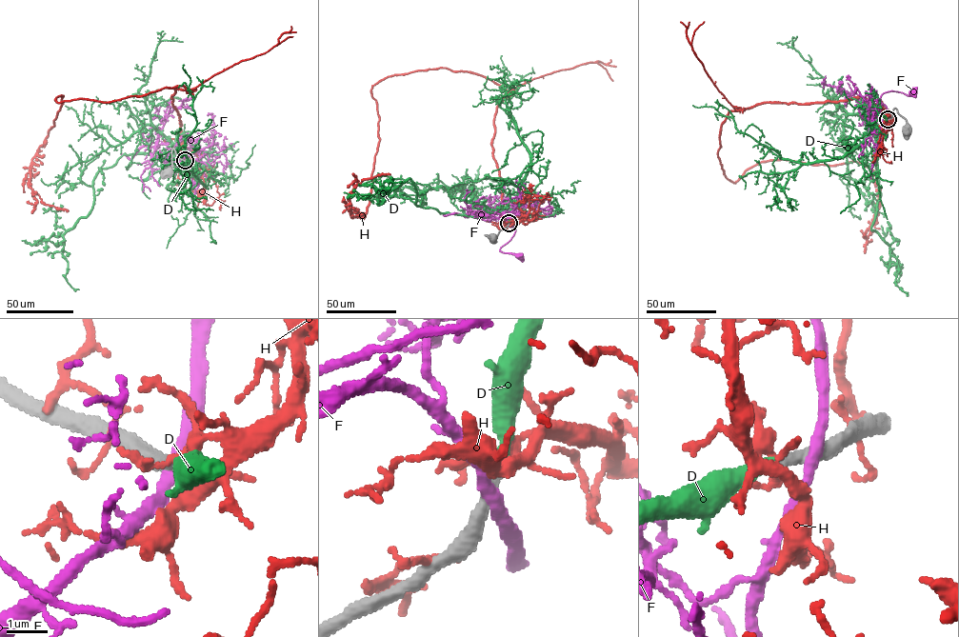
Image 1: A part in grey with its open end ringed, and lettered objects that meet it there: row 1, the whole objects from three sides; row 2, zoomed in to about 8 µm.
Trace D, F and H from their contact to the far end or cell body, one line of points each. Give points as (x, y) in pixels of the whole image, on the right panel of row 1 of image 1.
D: (888, 119), (877, 127), (876, 124), (880, 198), (871, 228), (895, 258), (899, 271), (895, 282), (908, 292)
F: (889, 119), (881, 95), (890, 91), (908, 95), (914, 92)
H: (888, 119), (860, 97), (764, 102), (721, 127), (733, 183), (768, 161), (871, 169), (865, 234)

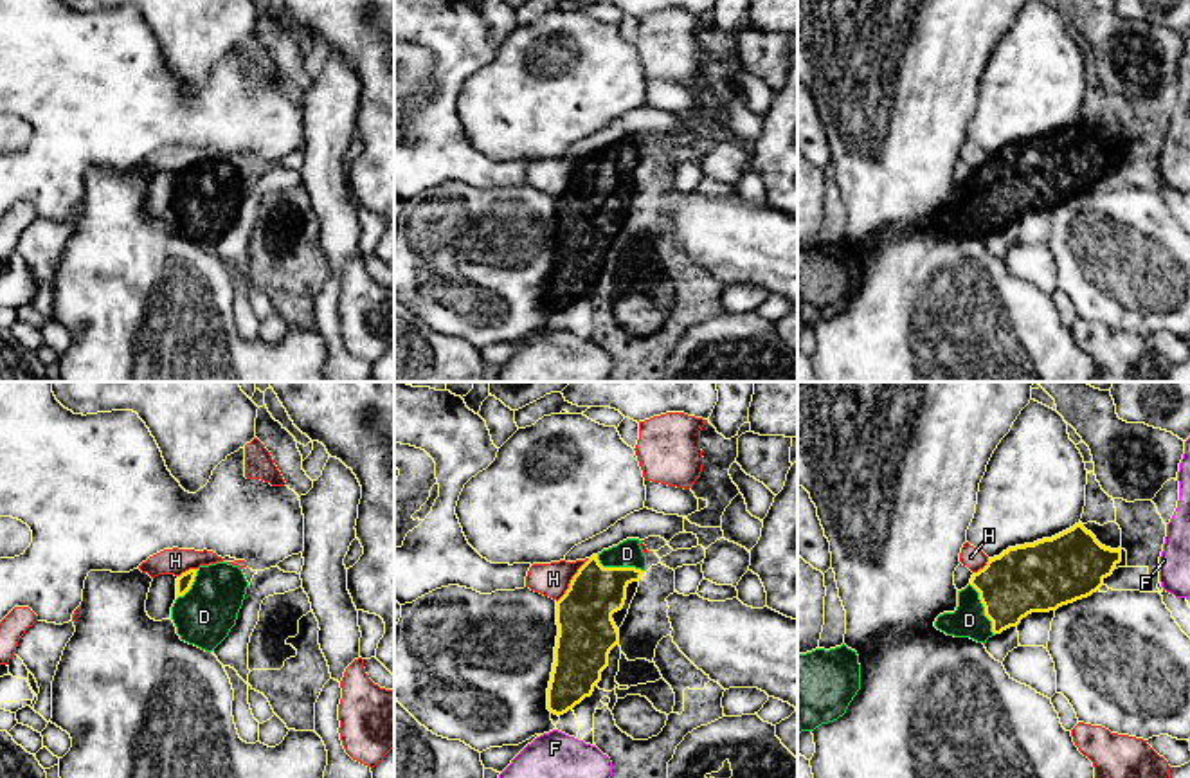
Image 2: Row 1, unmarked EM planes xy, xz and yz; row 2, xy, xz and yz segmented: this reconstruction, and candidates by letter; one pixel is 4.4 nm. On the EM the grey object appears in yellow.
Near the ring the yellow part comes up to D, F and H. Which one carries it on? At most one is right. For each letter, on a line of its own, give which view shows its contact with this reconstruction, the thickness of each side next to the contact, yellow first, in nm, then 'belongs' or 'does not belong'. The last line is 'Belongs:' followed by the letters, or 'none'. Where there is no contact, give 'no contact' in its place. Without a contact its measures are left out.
D: xz | 240/120 nm | belongs
F: no contact | does not belong
H: xz | 260/150 nm | does not belong
Belongs: D

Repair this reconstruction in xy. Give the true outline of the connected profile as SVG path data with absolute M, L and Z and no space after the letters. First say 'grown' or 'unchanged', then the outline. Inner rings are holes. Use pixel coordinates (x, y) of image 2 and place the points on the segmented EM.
grown; M216 562L189 569L176 578L171 620L182 641L205 652L236 625L248 582L238 565Z

